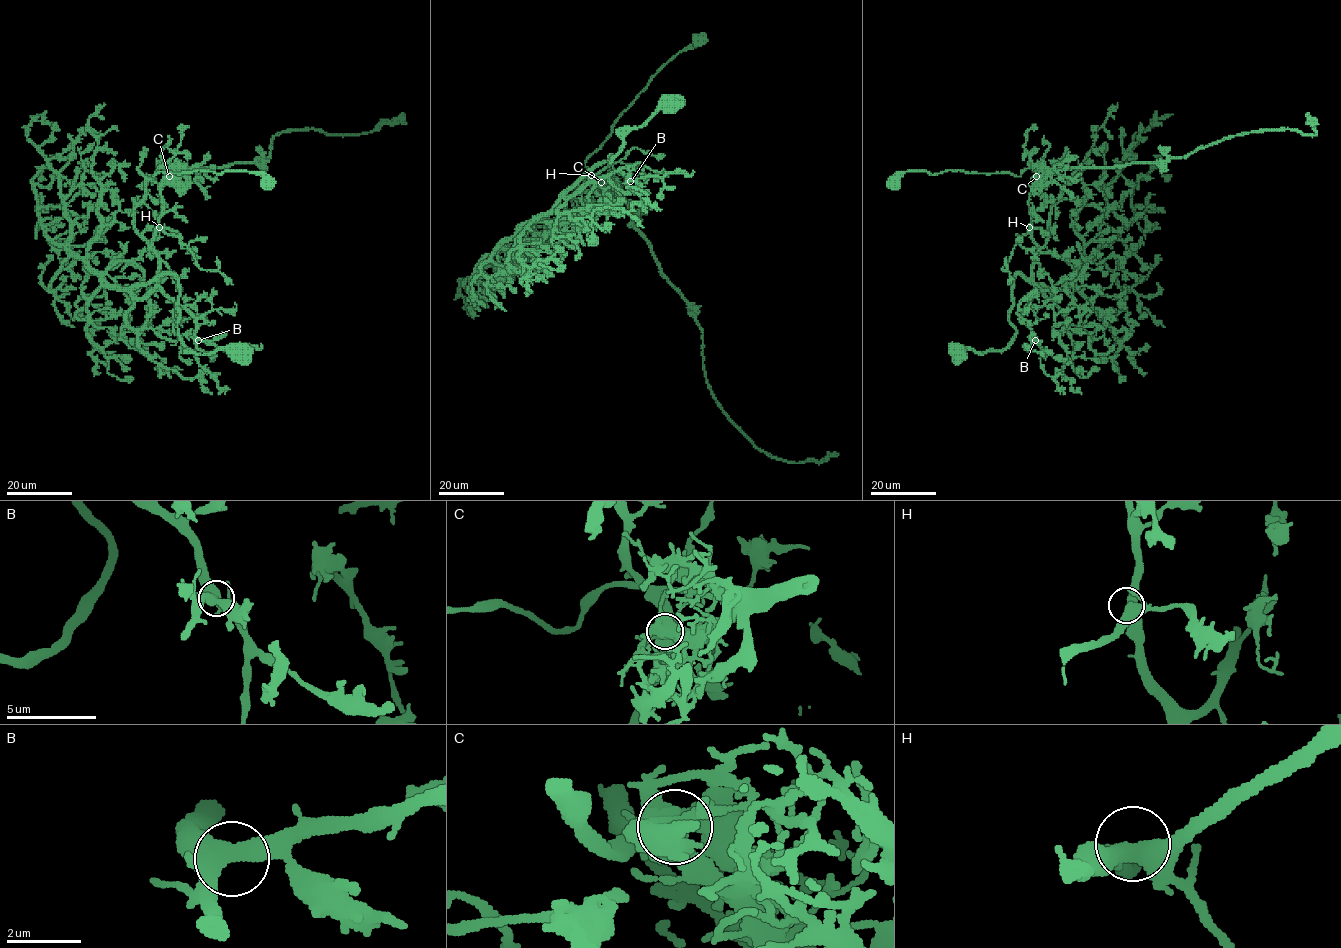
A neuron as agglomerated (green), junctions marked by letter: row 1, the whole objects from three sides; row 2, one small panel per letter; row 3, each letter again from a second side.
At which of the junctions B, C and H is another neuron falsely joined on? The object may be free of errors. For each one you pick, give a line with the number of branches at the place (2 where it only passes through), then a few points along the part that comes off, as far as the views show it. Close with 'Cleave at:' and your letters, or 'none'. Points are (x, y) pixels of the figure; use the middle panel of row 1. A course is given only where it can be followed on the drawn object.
C: 6 | (601, 182), (693, 309), (708, 387), (728, 419), (756, 447), (786, 461), (821, 462), (837, 453)
Cleave at: C

